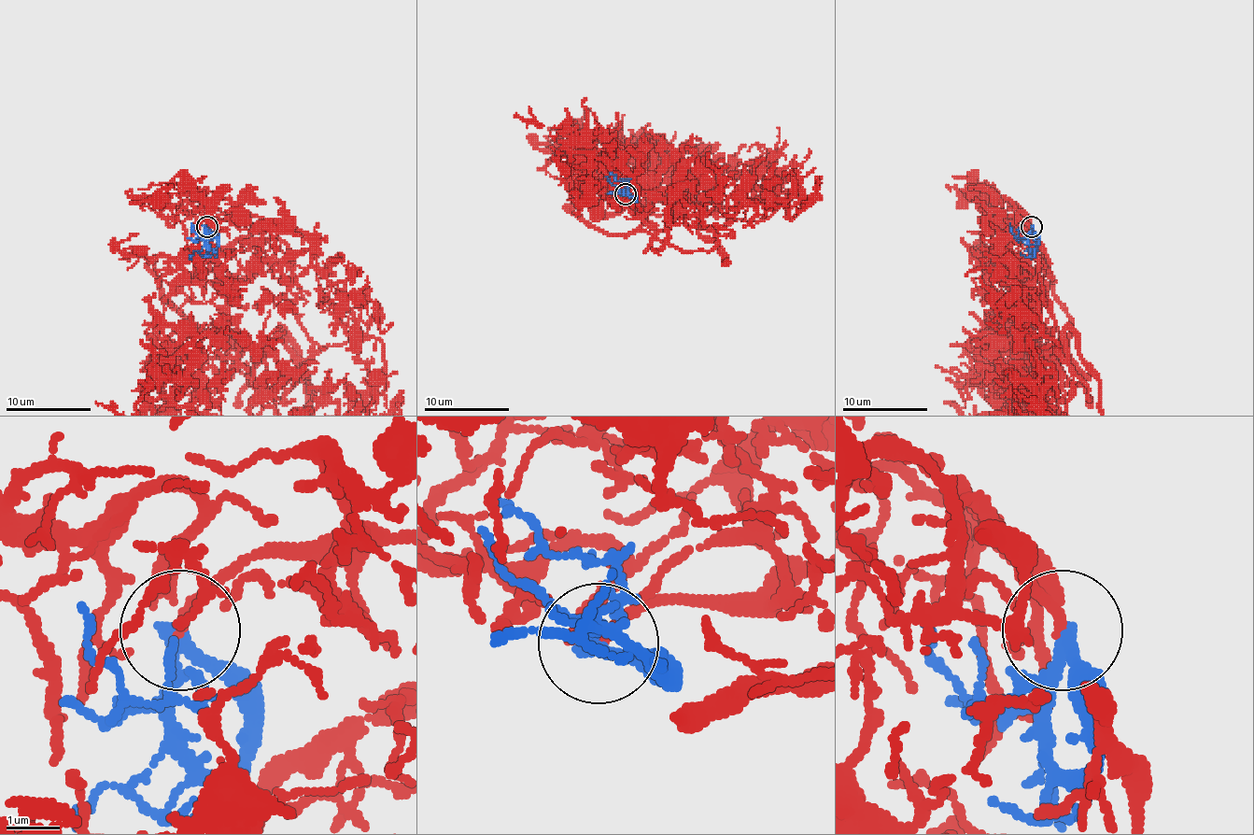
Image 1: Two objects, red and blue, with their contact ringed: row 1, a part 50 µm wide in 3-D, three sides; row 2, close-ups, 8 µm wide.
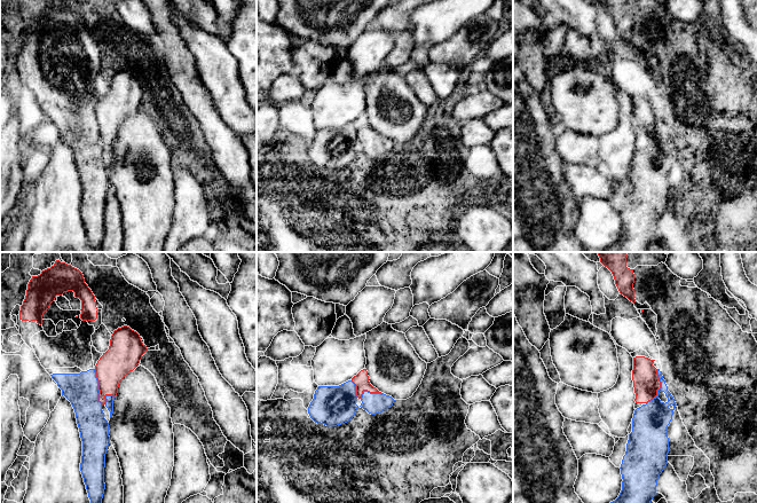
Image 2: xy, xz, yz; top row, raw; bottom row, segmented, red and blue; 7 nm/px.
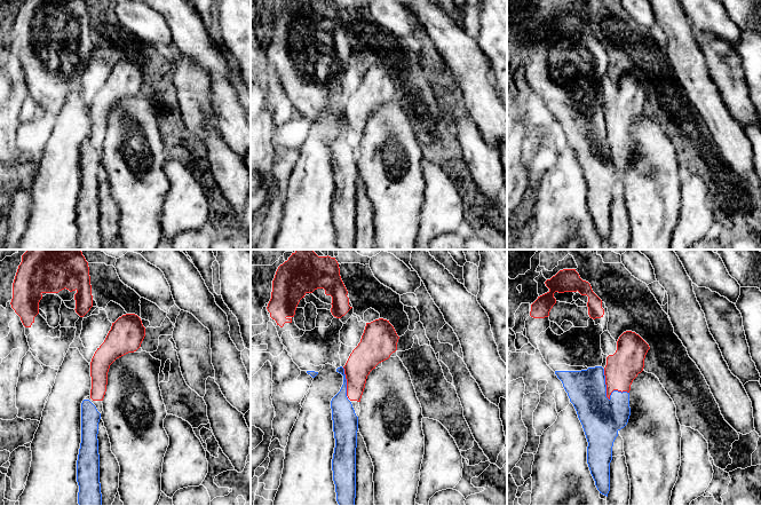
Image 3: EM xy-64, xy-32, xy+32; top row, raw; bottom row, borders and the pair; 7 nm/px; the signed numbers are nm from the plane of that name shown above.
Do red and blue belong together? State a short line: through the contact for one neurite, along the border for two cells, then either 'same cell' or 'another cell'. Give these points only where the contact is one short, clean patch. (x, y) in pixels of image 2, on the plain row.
same cell

